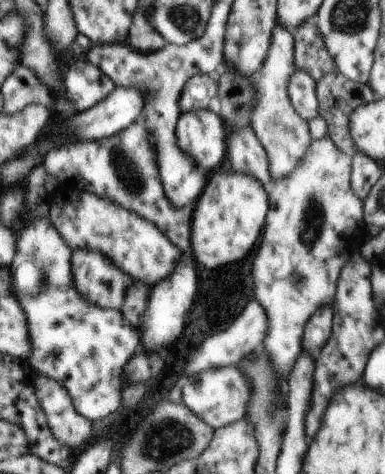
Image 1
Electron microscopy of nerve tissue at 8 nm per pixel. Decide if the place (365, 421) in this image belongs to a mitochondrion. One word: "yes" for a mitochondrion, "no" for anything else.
no

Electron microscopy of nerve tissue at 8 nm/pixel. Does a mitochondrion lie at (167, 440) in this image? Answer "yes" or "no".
yes

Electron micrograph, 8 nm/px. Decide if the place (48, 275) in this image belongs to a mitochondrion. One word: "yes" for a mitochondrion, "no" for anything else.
yes

